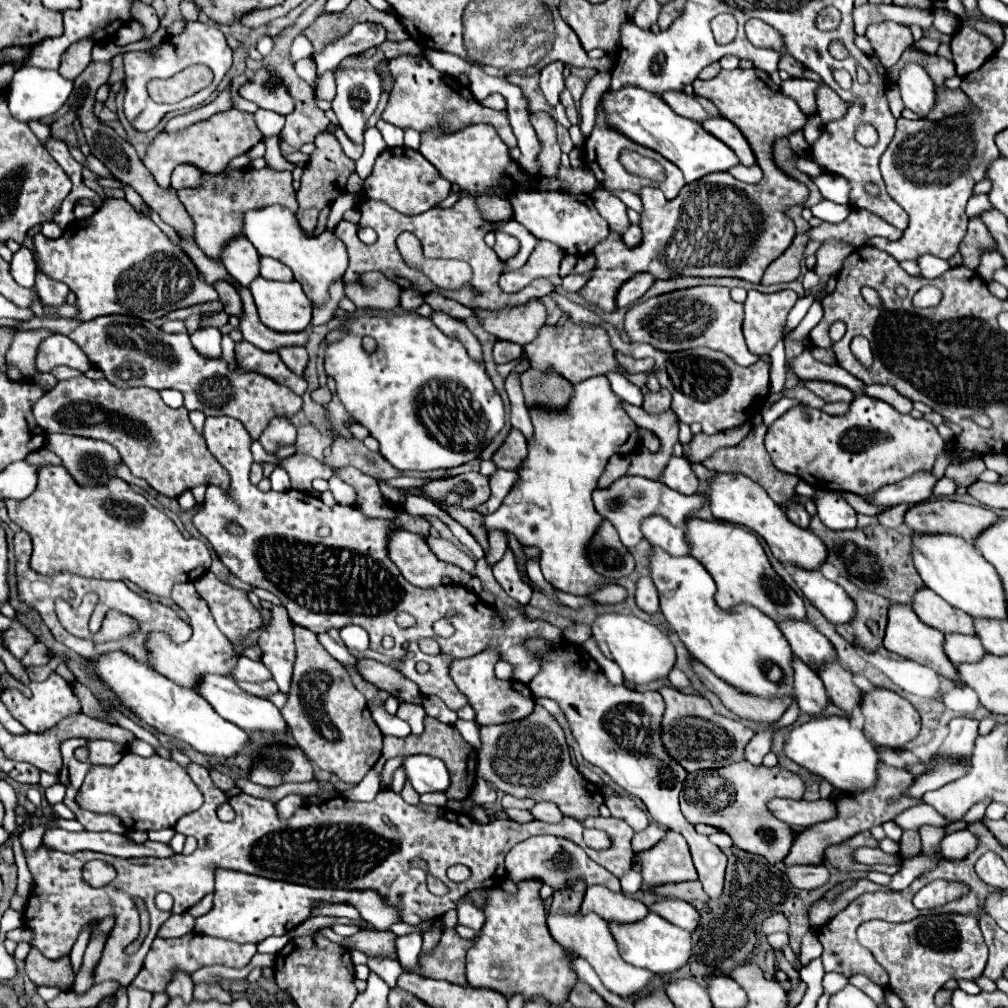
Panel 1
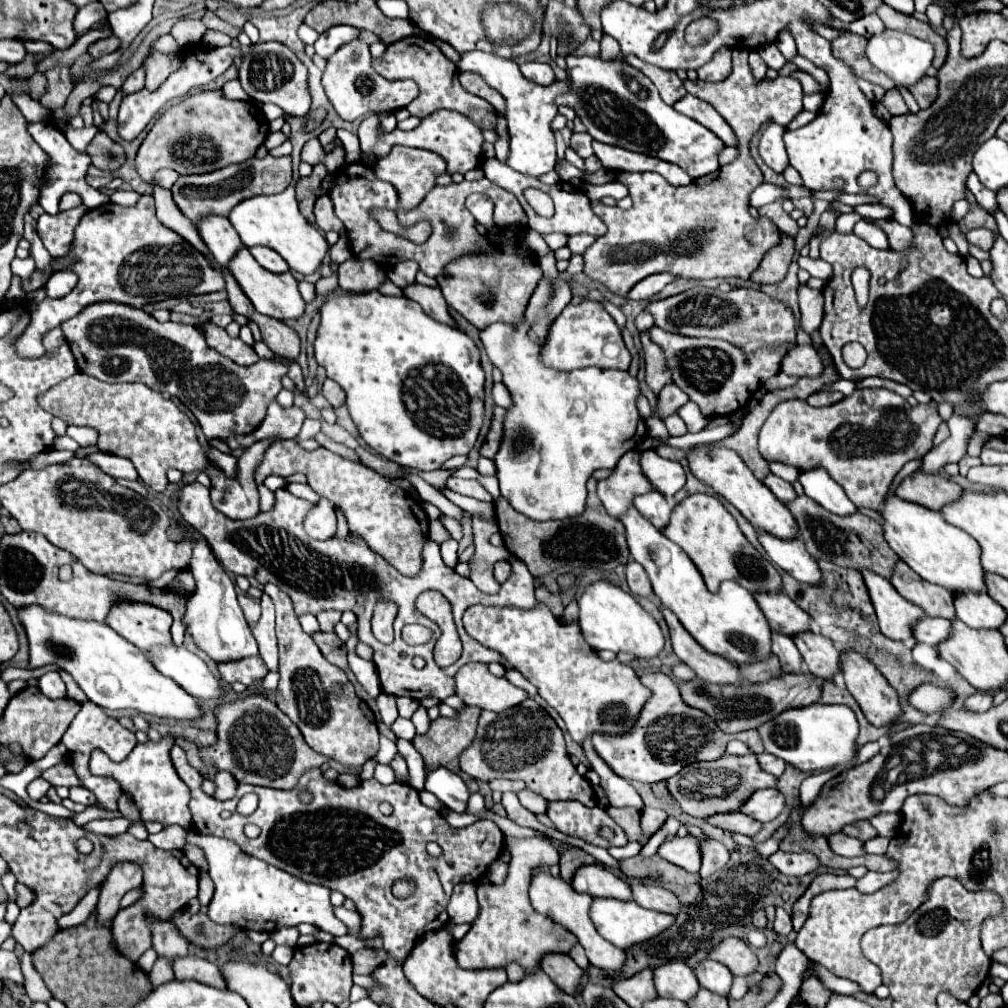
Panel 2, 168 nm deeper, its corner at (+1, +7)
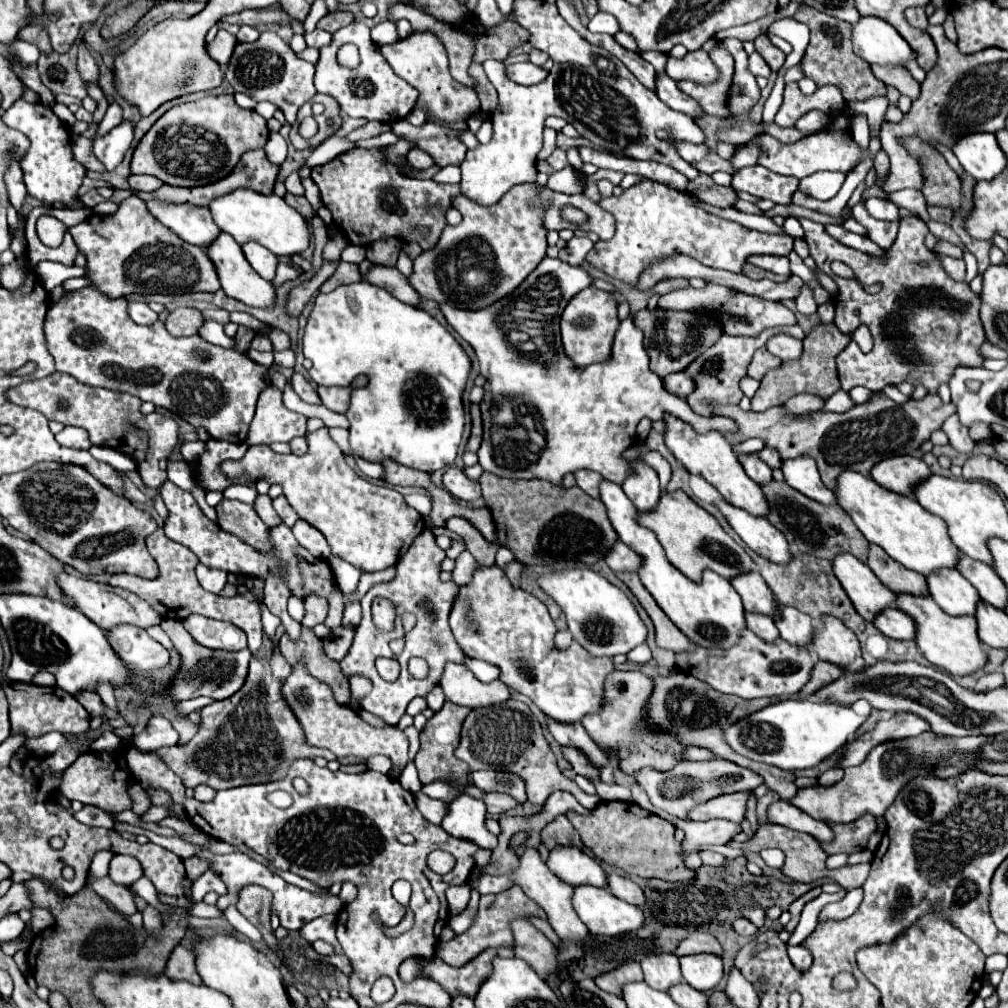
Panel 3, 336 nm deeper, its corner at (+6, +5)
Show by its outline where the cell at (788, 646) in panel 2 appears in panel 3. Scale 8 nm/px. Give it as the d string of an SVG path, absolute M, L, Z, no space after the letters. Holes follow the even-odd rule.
M746 613L746 623L748 629L754 631L760 639L764 639L766 643L772 643L772 639L778 639L778 631L774 625L774 619L768 615L760 615L760 613Z

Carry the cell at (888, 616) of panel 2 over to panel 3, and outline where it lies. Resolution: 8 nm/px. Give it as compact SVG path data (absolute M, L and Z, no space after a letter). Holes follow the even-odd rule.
M838 555L832 561L832 567L856 611L866 621L872 623L872 615L876 615L880 607L894 607L896 595L888 591L872 571L868 571L868 565L854 559L854 555Z

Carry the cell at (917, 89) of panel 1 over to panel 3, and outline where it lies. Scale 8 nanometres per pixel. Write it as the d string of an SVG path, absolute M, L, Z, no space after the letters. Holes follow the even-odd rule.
M860 17L860 21L852 25L852 35L854 35L852 37L854 53L858 57L862 57L864 61L868 61L870 65L872 63L876 63L876 65L906 65L914 55L912 47L906 43L906 39L900 37L898 31L890 23L876 19L876 17Z

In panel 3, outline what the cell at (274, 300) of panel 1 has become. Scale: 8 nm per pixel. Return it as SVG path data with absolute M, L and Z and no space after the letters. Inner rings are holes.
M220 233L220 237L206 249L206 253L214 263L218 277L220 277L220 285L228 297L238 299L238 301L242 301L250 307L258 307L258 309L274 307L274 303L276 303L274 283L260 279L260 275L256 275L256 271L252 271L252 267L248 267L248 261L244 259L244 253L242 253L242 247L228 233Z

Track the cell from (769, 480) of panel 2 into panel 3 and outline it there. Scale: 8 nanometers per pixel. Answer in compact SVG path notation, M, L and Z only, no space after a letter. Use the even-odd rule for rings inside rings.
M740 453L738 459L740 459L746 475L748 475L752 481L756 481L758 485L764 485L764 483L770 483L770 481L772 481L772 469L770 469L766 463L762 463L758 457Z

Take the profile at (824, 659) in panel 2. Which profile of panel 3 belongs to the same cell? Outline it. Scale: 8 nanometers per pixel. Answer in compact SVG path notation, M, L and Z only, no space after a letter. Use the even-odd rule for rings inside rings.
M780 607L780 613L776 615L774 623L780 631L780 637L796 647L808 647L814 639L810 617L792 607Z

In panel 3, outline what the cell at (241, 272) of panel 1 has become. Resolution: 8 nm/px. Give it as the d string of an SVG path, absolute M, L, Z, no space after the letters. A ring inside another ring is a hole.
M150 199L148 211L168 229L172 229L178 237L184 241L198 245L198 247L208 247L216 235L220 235L220 227L216 227L212 213L208 207L196 207L196 205L168 205L160 203L156 199Z

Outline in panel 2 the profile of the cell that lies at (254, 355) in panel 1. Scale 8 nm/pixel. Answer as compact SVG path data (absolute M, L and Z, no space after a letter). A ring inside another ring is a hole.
M291 363L291 365L289 365L289 373L287 373L287 375L289 375L289 379L297 385L297 389L303 393L303 391L305 391L305 381L303 381L301 367L299 367L297 363Z

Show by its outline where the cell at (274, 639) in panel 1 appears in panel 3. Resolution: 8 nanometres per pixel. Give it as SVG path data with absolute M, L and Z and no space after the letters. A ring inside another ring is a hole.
M156 529L152 535L148 535L146 539L148 551L150 555L156 559L158 563L158 571L160 575L156 579L140 579L136 575L126 575L126 573L118 573L112 575L112 579L108 581L110 585L116 587L124 587L132 593L136 593L138 597L146 599L164 619L184 619L190 613L200 613L212 619L222 619L222 621L230 621L236 627L240 627L246 635L248 635L248 649L254 657L262 655L262 609L258 601L250 601L242 595L236 597L222 597L222 595L214 595L206 589L202 589L202 585L196 579L194 567L198 563L198 557L184 545L174 543L172 539L168 539L164 535L162 529Z

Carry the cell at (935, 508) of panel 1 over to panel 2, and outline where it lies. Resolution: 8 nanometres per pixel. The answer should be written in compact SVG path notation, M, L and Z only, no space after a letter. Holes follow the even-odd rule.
M915 471L897 485L895 495L905 501L919 503L927 509L939 511L943 505L955 501L961 495L961 491L963 489L949 477L943 477L939 473L931 475L925 471Z

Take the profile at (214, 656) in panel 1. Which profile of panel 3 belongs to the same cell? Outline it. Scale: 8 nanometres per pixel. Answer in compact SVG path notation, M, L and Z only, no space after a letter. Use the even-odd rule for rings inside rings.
M62 573L58 577L58 581L60 581L60 587L66 593L66 597L72 599L76 603L76 607L104 631L108 631L108 627L116 627L116 623L132 623L140 629L150 629L154 625L160 625L160 621L162 621L160 615L156 615L156 611L152 611L152 605L144 603L144 599L124 591L122 587L112 587L108 583L82 579L82 577L68 575L68 573Z

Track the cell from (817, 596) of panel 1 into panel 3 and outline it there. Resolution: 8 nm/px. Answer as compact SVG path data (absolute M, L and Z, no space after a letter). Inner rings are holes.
M720 501L718 507L722 515L728 519L728 523L732 525L732 529L742 537L742 541L752 551L756 551L758 555L762 555L764 559L776 565L784 565L792 561L792 551L788 541L764 517L754 517L726 501Z

